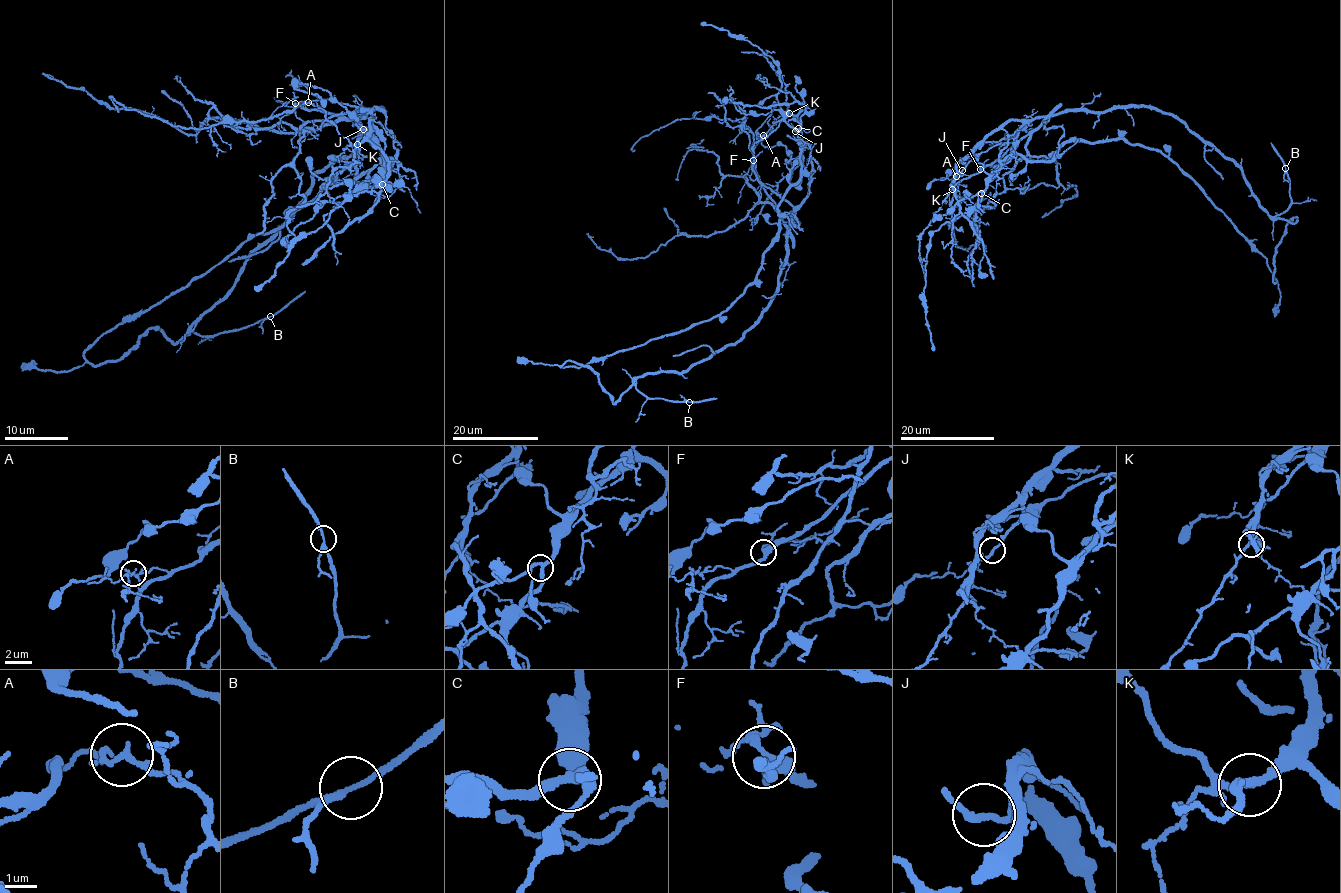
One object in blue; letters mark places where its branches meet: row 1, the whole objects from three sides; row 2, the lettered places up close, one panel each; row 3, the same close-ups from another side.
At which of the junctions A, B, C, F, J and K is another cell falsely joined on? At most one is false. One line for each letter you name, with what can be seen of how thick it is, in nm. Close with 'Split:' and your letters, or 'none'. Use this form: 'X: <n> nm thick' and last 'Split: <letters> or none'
A: 150 nm thick
Split: A

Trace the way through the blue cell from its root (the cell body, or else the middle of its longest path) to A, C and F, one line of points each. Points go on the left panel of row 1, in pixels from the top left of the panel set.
A: (358, 124), (353, 115), (344, 118), (318, 108), (308, 110), (299, 103), (296, 105), (308, 103)
C: (358, 124), (354, 109), (383, 109), (377, 106), (371, 112), (372, 128), (385, 147), (382, 184)
F: (358, 124), (353, 115), (344, 118), (343, 115), (318, 108), (308, 110), (295, 103)

